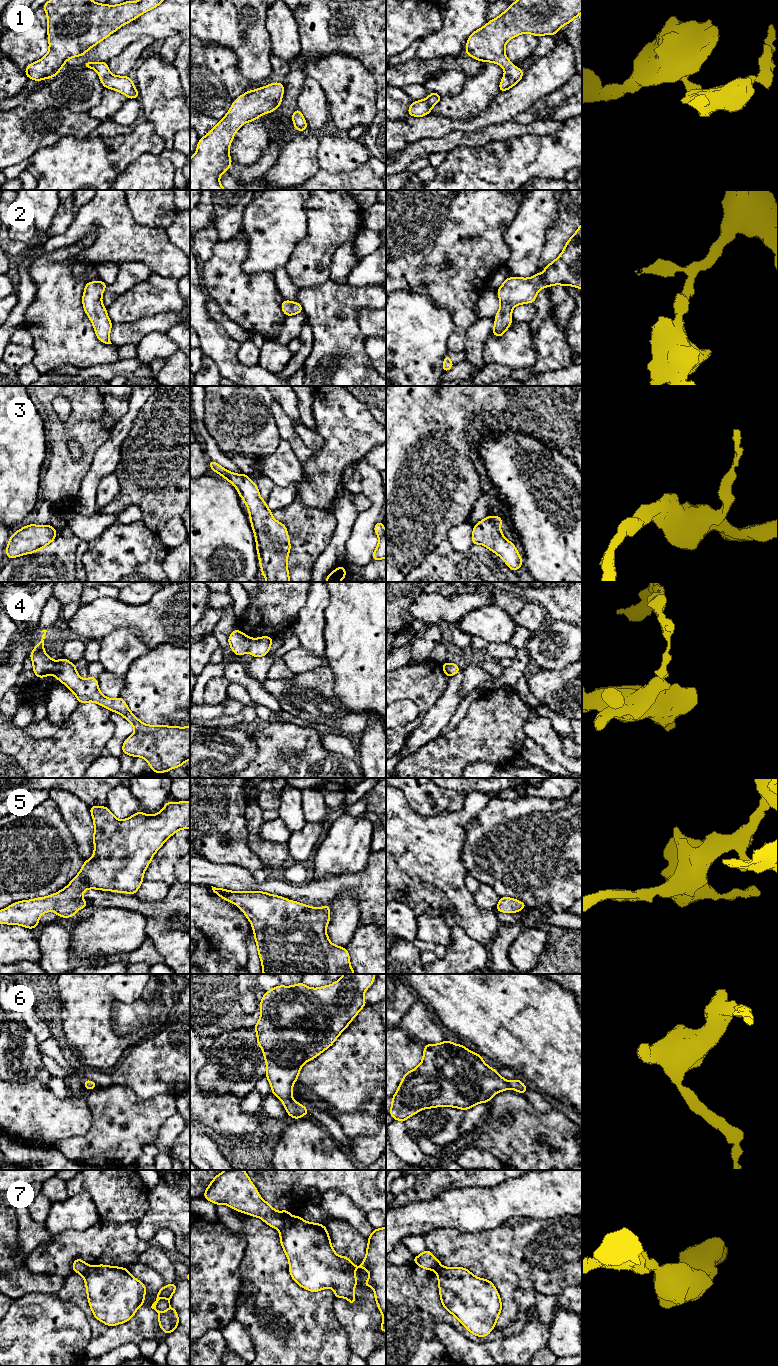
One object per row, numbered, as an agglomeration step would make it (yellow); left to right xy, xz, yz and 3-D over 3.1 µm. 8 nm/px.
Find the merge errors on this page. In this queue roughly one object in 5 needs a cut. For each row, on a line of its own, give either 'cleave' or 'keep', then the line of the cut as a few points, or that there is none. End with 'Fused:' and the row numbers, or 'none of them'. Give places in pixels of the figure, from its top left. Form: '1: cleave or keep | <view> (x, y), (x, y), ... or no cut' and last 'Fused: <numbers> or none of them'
1: keep | no cut
2: keep | no cut
3: keep | no cut
4: cleave | xz (252, 639), (247, 651)
5: keep | no cut
6: keep | no cut
7: cleave | xz (292, 1216), (277, 1228)
Fused: 4, 7

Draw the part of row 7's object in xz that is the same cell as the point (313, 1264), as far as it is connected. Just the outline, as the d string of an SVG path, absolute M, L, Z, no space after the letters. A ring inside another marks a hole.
M292 1216L277 1230L281 1246L289 1261L292 1279L308 1291L318 1292L325 1288L333 1288L335 1298L346 1298L349 1305L352 1305L356 1302L354 1288L358 1284L354 1271L358 1268L367 1270L369 1278L363 1286L371 1286L374 1289L378 1309L383 1315L379 1329L386 1333L386 1226L372 1231L368 1237L366 1257L359 1266L355 1266L349 1258L336 1254L325 1225L305 1221L300 1216Z

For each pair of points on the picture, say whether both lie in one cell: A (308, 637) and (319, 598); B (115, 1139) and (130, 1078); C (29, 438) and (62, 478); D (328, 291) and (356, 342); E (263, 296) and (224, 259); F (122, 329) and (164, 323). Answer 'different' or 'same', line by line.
A: same
B: different
C: different
D: same
E: same
F: same

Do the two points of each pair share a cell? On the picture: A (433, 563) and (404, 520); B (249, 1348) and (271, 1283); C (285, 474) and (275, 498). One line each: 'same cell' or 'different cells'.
A: different cells
B: different cells
C: different cells

